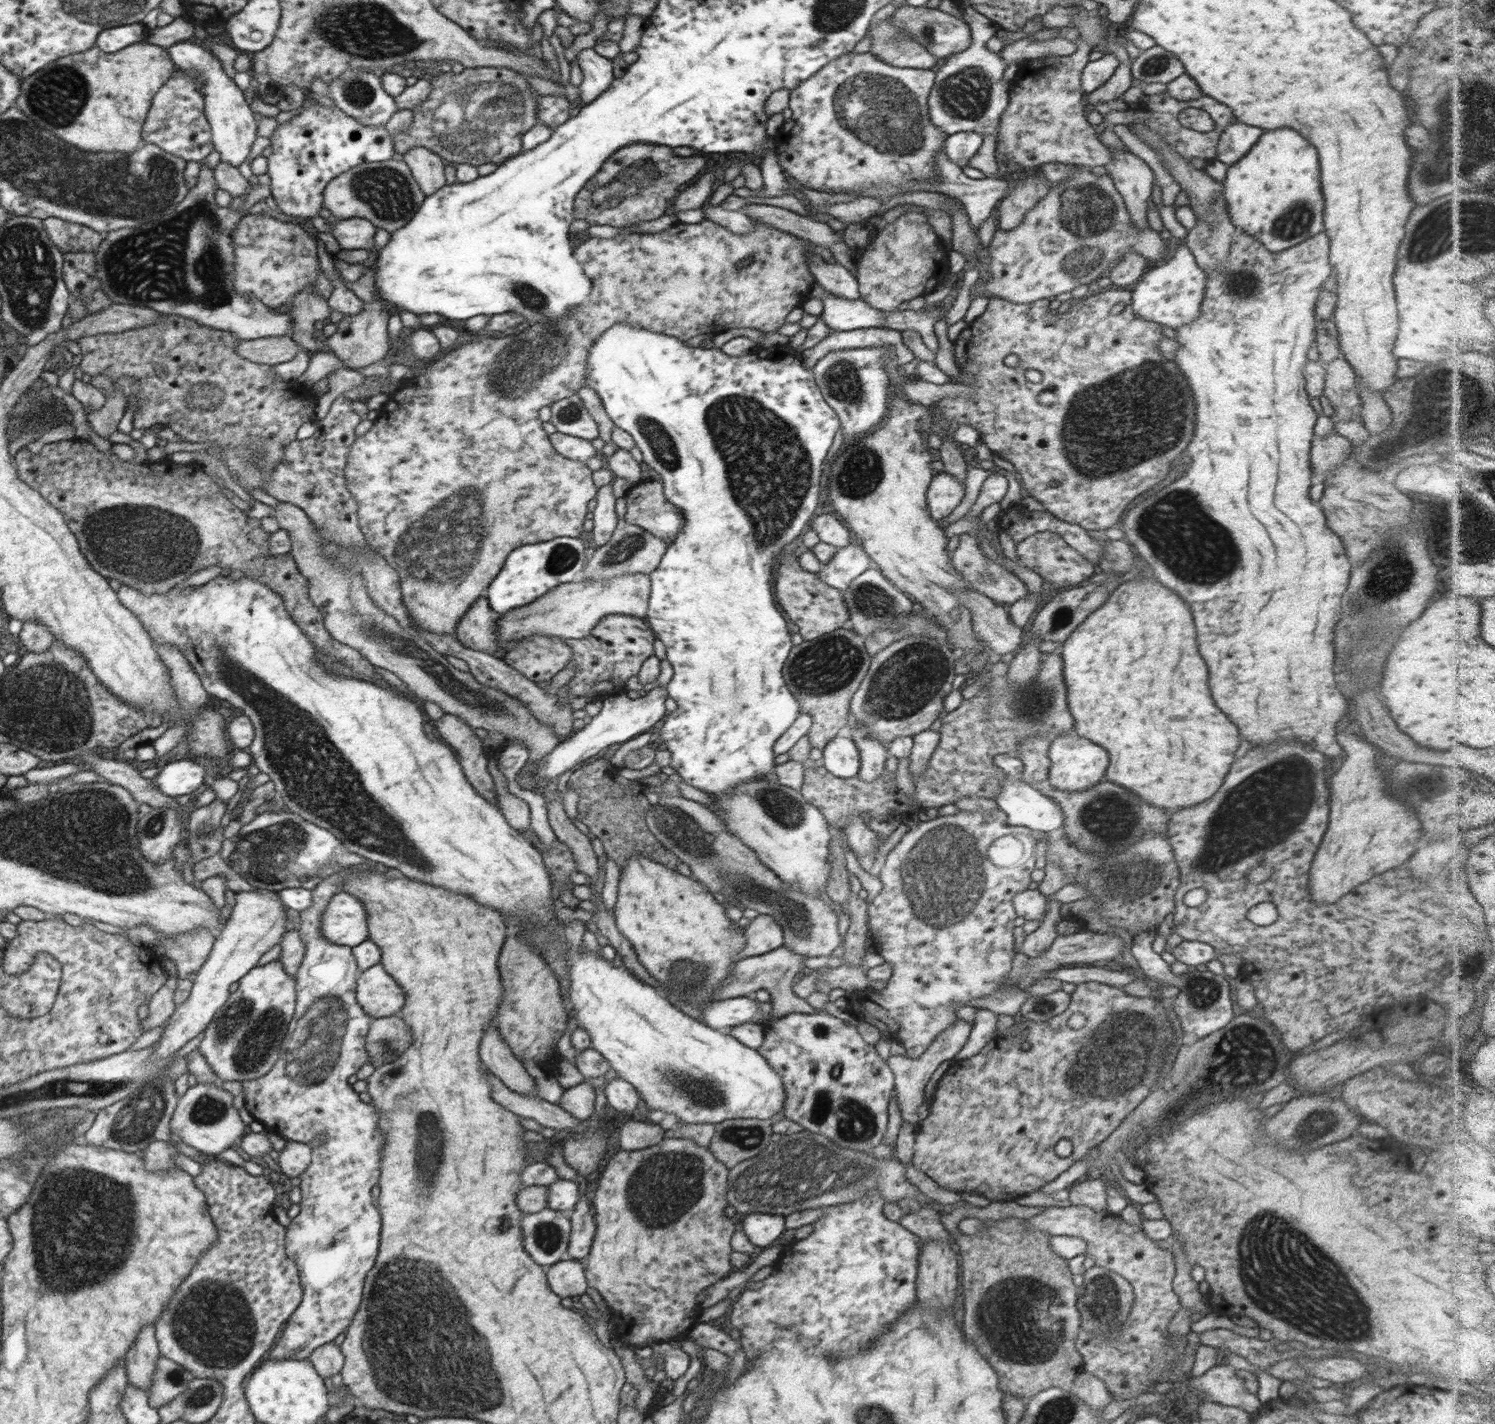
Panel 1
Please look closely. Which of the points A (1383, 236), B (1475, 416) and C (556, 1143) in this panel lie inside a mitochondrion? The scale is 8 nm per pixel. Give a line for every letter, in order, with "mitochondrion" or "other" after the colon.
A: other
B: mitochondrion
C: other

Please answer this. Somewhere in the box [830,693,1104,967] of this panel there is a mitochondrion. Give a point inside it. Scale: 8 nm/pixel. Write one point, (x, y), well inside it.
(942, 879)

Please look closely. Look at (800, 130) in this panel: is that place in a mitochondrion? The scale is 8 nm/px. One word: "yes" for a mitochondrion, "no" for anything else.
no

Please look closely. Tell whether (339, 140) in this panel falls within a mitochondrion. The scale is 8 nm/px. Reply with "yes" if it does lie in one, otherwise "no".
no

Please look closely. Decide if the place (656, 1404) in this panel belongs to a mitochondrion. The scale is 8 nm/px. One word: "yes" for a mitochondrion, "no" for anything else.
no

